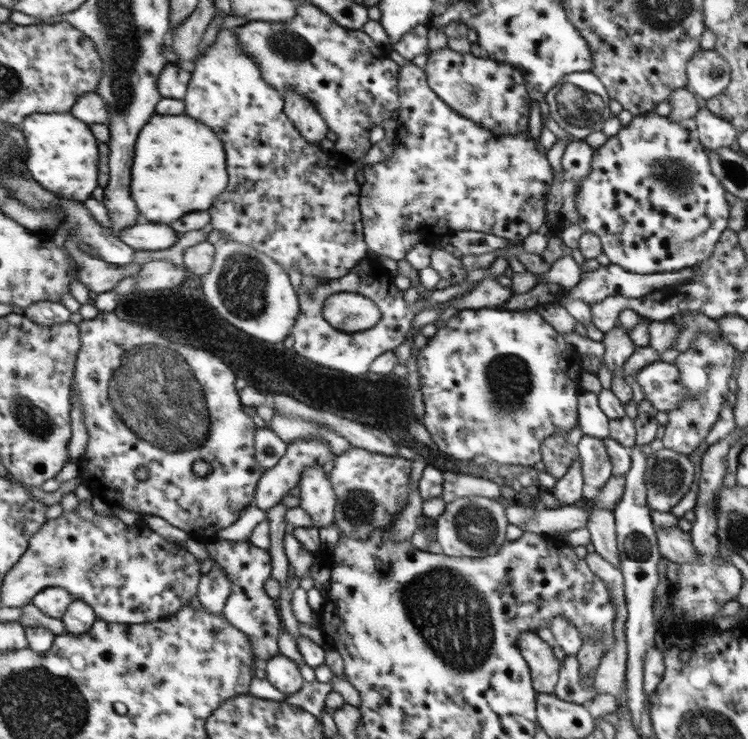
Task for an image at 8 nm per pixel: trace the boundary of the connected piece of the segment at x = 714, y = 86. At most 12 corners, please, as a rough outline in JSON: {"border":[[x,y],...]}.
{"border":[[714,49],[688,62],[687,86],[712,99],[731,81],[731,68]]}

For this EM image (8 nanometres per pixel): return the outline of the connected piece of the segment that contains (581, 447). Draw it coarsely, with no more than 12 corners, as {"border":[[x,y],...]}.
{"border":[[583,434],[583,483],[600,490],[613,466],[602,439]]}

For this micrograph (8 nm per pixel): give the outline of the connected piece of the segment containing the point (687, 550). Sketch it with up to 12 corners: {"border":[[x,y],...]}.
{"border":[[655,526],[662,558],[698,561],[692,536],[680,526]]}

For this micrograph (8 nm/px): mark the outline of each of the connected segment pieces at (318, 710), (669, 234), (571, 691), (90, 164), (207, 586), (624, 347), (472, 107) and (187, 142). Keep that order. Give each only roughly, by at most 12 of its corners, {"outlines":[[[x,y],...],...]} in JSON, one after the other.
{"outlines":[[[305,682],[285,701],[324,718],[334,684]],[[636,115],[576,192],[611,264],[694,268],[728,228],[696,132]],[[578,656],[564,658],[559,700],[582,705],[597,695],[593,682],[582,688]],[[73,112],[25,119],[30,170],[48,190],[90,200],[100,148]],[[215,566],[203,575],[199,600],[208,612],[225,614],[234,583]],[[620,324],[604,333],[600,359],[612,374],[636,351]],[[431,51],[438,98],[498,135],[529,130],[521,69],[472,52]],[[189,114],[138,140],[134,200],[150,222],[210,211],[225,141]]]}

